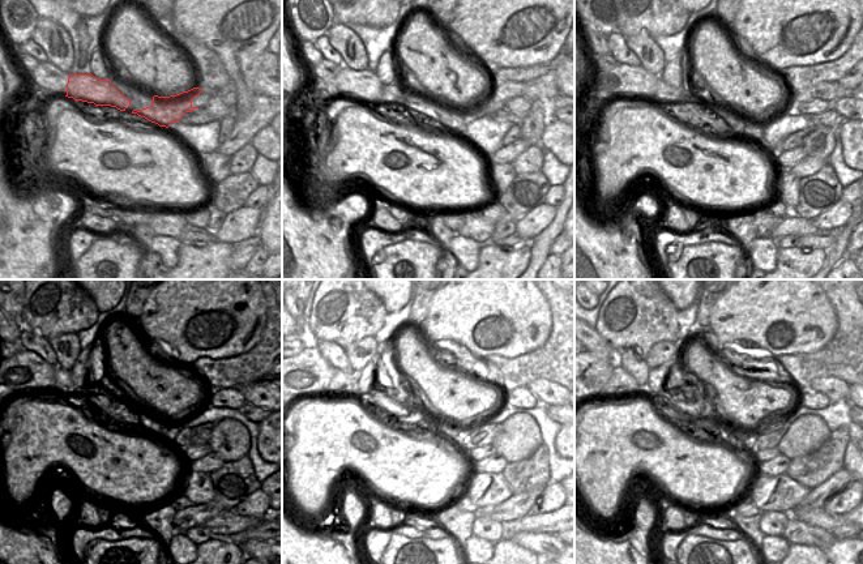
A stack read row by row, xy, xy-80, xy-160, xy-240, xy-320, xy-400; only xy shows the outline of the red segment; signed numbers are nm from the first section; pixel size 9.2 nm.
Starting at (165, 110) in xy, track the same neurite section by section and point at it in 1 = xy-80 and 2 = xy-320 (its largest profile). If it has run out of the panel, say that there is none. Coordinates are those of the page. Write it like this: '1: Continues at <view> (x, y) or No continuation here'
1: Continues at xy-80 (456, 119)
2: Continues at xy-320 (449, 431)

